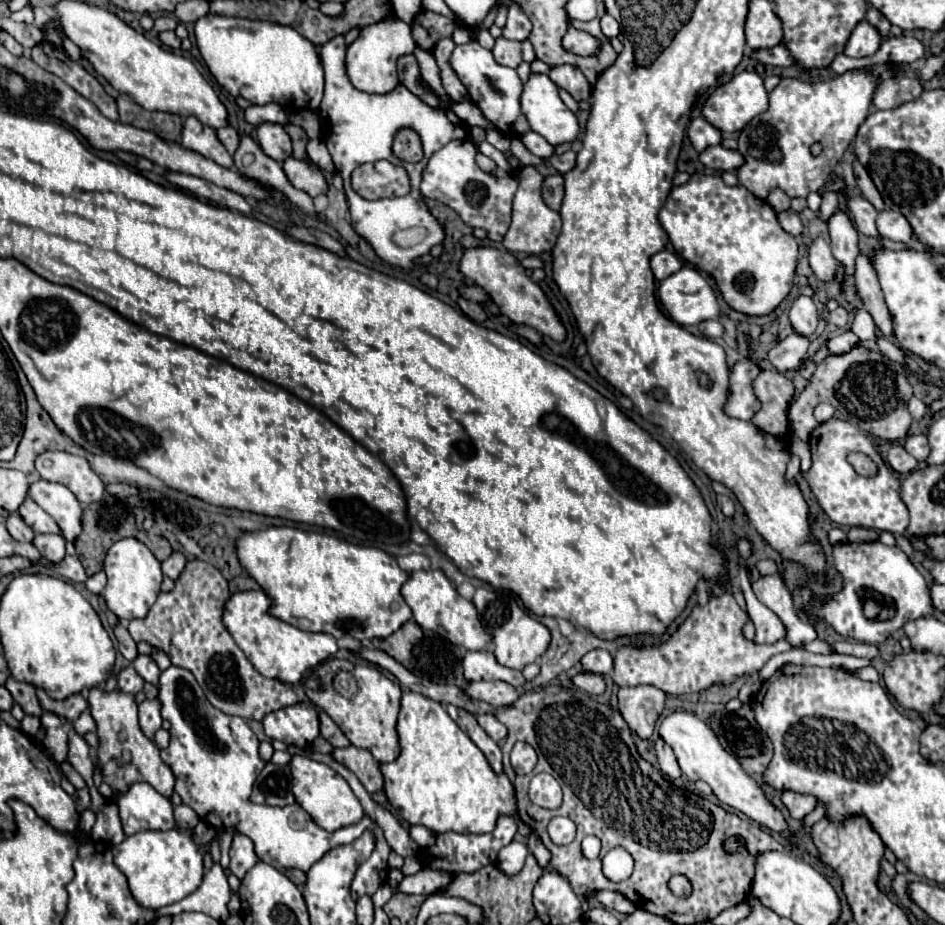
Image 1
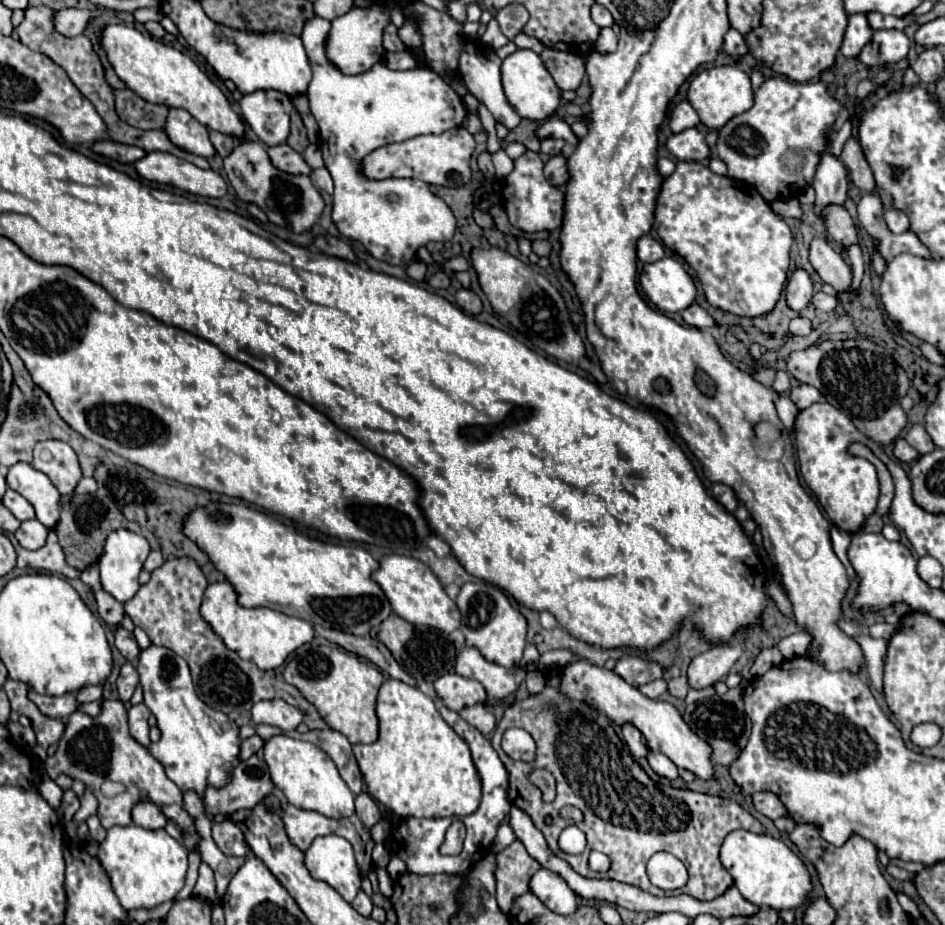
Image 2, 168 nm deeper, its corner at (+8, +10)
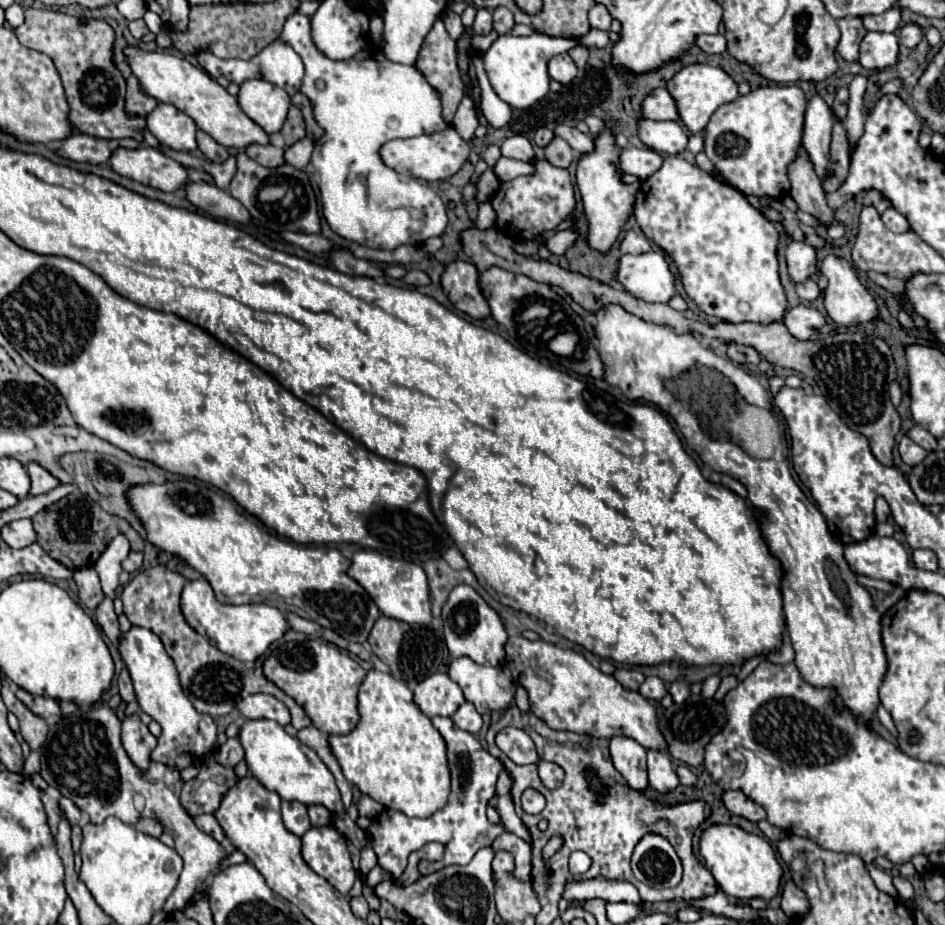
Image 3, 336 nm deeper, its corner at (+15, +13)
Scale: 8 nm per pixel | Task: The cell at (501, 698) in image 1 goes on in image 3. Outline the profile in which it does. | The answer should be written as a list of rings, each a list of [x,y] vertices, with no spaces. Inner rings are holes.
[[[432,674],[414,688],[414,702],[428,718],[452,716],[464,702],[464,694],[448,674]]]

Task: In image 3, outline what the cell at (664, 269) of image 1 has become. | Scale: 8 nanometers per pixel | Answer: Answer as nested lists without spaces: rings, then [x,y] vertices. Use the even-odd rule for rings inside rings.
[[[628,230],[622,244],[620,244],[620,250],[622,254],[644,254],[644,252],[650,252],[650,240],[640,234],[640,232],[634,232],[634,230]]]

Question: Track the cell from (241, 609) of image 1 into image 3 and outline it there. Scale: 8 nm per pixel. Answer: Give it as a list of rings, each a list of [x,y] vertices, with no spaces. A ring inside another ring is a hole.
[[[206,578],[188,582],[182,590],[182,614],[186,618],[186,622],[202,636],[208,638],[208,642],[212,646],[216,646],[220,652],[234,656],[236,660],[242,662],[254,662],[260,656],[264,656],[264,652],[268,650],[268,646],[276,640],[280,640],[290,624],[286,620],[286,616],[274,608],[274,606],[266,606],[266,604],[246,604],[246,606],[232,606],[232,604],[222,604],[216,600],[212,586],[208,584]]]

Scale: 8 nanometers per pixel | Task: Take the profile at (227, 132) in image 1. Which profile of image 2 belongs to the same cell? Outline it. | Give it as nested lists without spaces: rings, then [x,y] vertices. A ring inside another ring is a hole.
[[[211,131],[209,137],[211,137],[211,143],[213,143],[217,155],[221,155],[221,157],[227,157],[227,153],[231,153],[231,149],[235,147],[233,137],[229,137],[229,135],[223,135],[223,133],[217,133],[217,131]]]

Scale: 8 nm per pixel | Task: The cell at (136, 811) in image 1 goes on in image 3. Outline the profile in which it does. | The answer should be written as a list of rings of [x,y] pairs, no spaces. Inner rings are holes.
[[[140,818],[134,826],[136,826],[136,830],[140,830],[144,834],[150,834],[154,838],[158,838],[162,834],[162,824],[158,820],[154,820],[154,818]]]

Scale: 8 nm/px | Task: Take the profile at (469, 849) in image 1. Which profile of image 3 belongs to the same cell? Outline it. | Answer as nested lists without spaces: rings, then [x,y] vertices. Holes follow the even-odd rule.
[[[434,716],[432,724],[446,740],[448,748],[448,766],[452,772],[452,792],[450,802],[446,808],[438,810],[430,818],[408,818],[402,812],[396,810],[382,810],[368,830],[370,844],[378,856],[378,864],[392,874],[392,878],[398,878],[408,864],[408,854],[422,848],[428,842],[442,842],[446,846],[446,854],[440,862],[422,862],[420,872],[422,874],[434,874],[442,870],[444,866],[452,864],[468,864],[472,856],[494,842],[496,836],[504,832],[502,826],[494,826],[486,818],[486,806],[490,798],[496,796],[496,782],[502,772],[502,762],[494,758],[488,750],[482,750],[482,744],[466,730],[460,730],[452,718]]]

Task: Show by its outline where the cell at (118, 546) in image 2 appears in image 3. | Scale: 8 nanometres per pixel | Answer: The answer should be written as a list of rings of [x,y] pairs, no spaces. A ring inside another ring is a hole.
[[[118,534],[116,538],[112,538],[112,542],[106,546],[106,550],[102,552],[102,556],[94,566],[94,570],[100,576],[102,590],[110,598],[114,598],[114,592],[120,586],[120,574],[124,570],[122,562],[126,560],[128,554],[130,554],[130,542],[124,534]]]

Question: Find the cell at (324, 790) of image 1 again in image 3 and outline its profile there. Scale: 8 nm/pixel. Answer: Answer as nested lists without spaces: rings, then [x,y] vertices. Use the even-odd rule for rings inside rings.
[[[248,720],[238,734],[244,750],[246,762],[252,774],[272,792],[276,792],[282,800],[296,800],[306,806],[322,804],[332,814],[342,814],[344,804],[340,800],[340,792],[336,788],[336,780],[332,772],[324,766],[320,756],[298,738],[290,736],[278,722],[272,720]]]

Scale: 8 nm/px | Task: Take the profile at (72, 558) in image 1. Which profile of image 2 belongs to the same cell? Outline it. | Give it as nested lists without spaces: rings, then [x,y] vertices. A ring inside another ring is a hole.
[[[51,531],[47,535],[47,543],[37,549],[37,551],[29,551],[29,549],[23,549],[14,534],[6,533],[7,537],[13,544],[17,554],[16,566],[19,569],[35,569],[35,571],[47,571],[47,573],[53,573],[53,575],[63,575],[67,579],[75,579],[79,577],[79,571],[69,567],[67,561],[65,561],[65,555],[63,555],[63,549],[57,541],[57,535],[55,531]]]

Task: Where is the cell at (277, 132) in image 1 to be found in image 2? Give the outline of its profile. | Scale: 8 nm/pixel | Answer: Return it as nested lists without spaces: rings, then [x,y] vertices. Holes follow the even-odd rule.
[[[259,89],[243,95],[239,101],[247,125],[269,147],[285,143],[289,137],[289,115],[293,111],[291,97],[275,89]]]

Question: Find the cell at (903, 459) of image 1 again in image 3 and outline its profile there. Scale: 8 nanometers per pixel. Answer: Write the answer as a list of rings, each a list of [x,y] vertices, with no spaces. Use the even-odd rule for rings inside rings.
[[[904,436],[898,444],[898,452],[900,452],[900,458],[908,464],[908,466],[916,466],[920,464],[924,458],[926,458],[926,450],[922,446],[918,446],[916,442],[912,442],[908,436]]]

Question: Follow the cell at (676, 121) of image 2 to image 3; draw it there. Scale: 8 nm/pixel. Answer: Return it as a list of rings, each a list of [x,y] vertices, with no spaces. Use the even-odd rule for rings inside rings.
[[[666,88],[654,90],[642,104],[642,114],[644,118],[650,120],[678,120],[678,108],[674,98]]]

